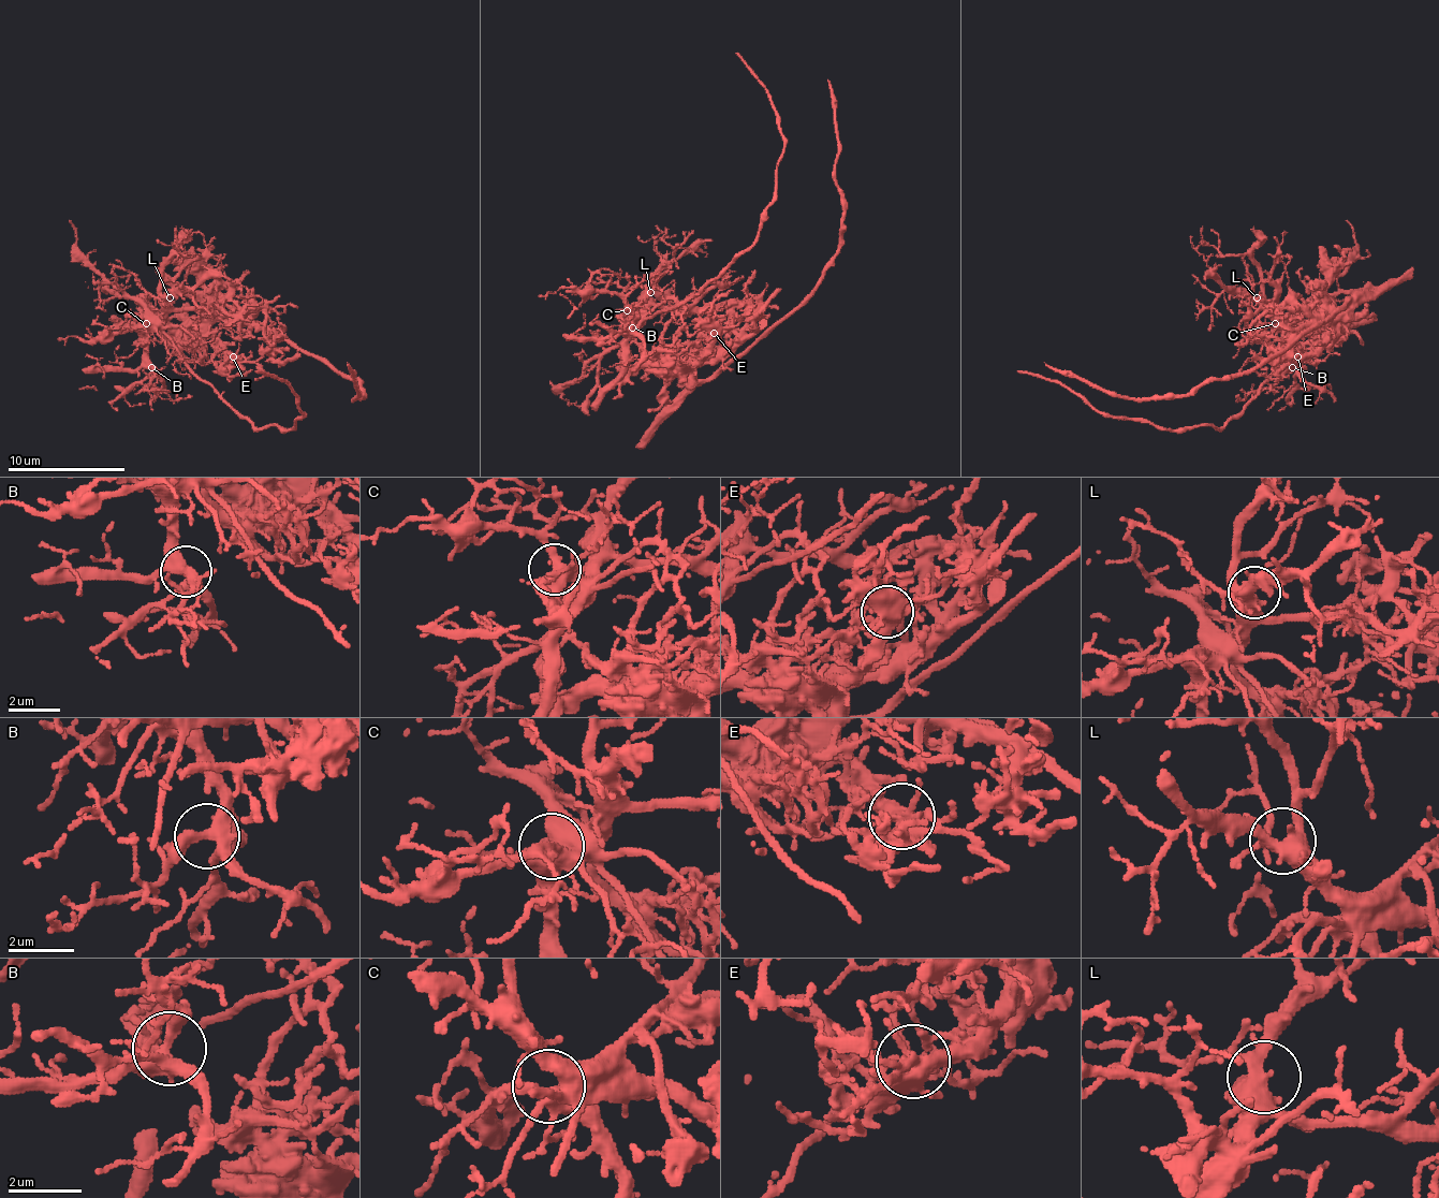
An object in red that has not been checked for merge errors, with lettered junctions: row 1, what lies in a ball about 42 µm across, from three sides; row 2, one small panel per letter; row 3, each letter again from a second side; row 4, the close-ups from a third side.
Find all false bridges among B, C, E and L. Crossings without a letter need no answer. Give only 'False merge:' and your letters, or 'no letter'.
False merge: E

